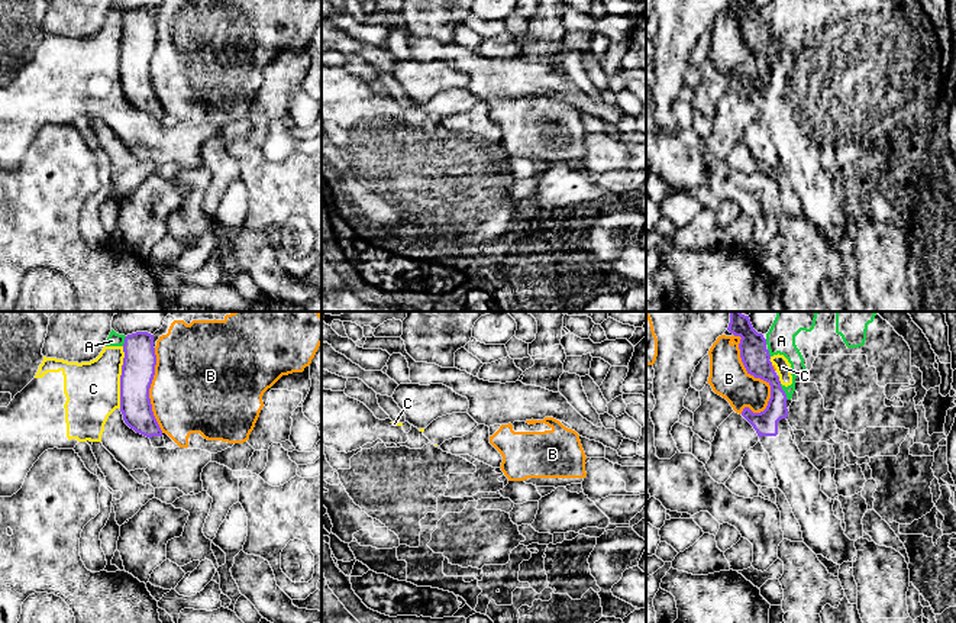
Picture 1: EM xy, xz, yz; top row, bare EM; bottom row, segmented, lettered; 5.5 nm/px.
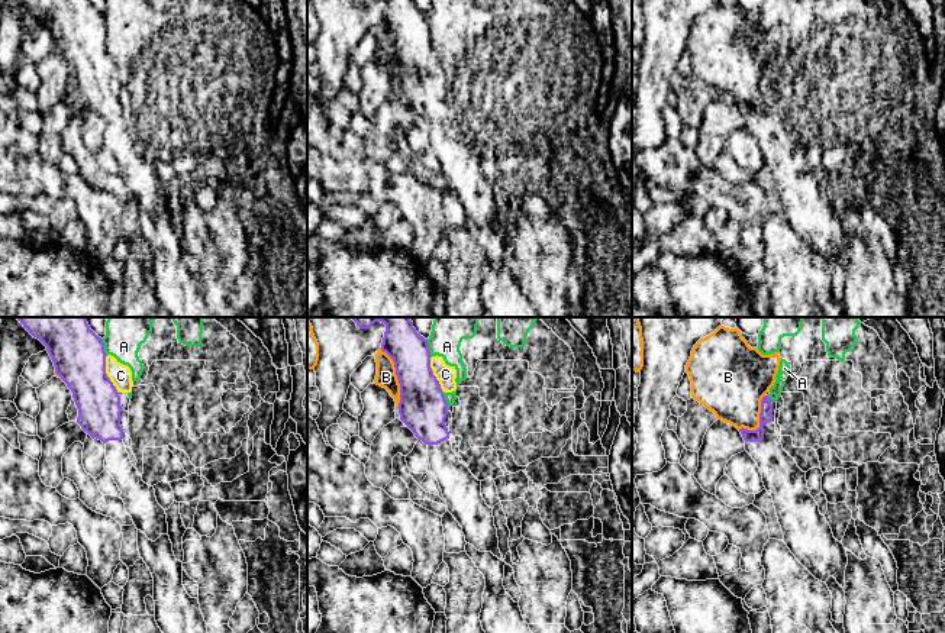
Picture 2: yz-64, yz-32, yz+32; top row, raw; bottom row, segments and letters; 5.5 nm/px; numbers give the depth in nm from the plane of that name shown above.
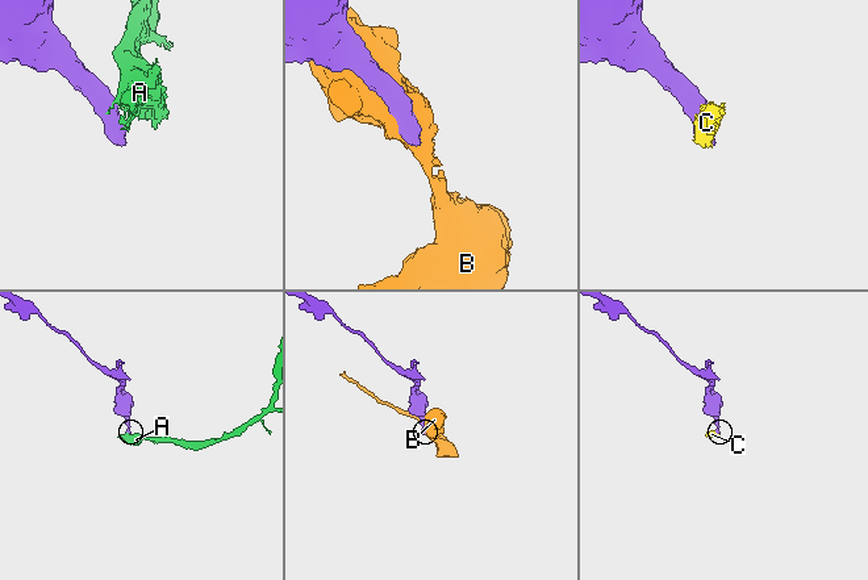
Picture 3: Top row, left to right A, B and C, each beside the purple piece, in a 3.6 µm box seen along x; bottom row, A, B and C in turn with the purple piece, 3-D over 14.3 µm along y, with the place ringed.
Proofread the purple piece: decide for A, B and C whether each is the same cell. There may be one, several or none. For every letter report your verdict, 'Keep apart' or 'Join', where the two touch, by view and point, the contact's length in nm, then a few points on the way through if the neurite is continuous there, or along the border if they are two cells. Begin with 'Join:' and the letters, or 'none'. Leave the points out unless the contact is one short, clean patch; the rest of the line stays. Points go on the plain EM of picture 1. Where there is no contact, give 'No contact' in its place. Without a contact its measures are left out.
Join: none
A: Keep apart. Touches purple at yz (784, 67). Shared border 100 nm
B: Keep apart. Touches purple at yz (752, 49). Shared border 480 nm
C: Keep apart. Touches purple at xy (120, 52). Shared border 340 nm

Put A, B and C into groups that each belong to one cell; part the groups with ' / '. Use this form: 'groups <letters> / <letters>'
groups A C / B

